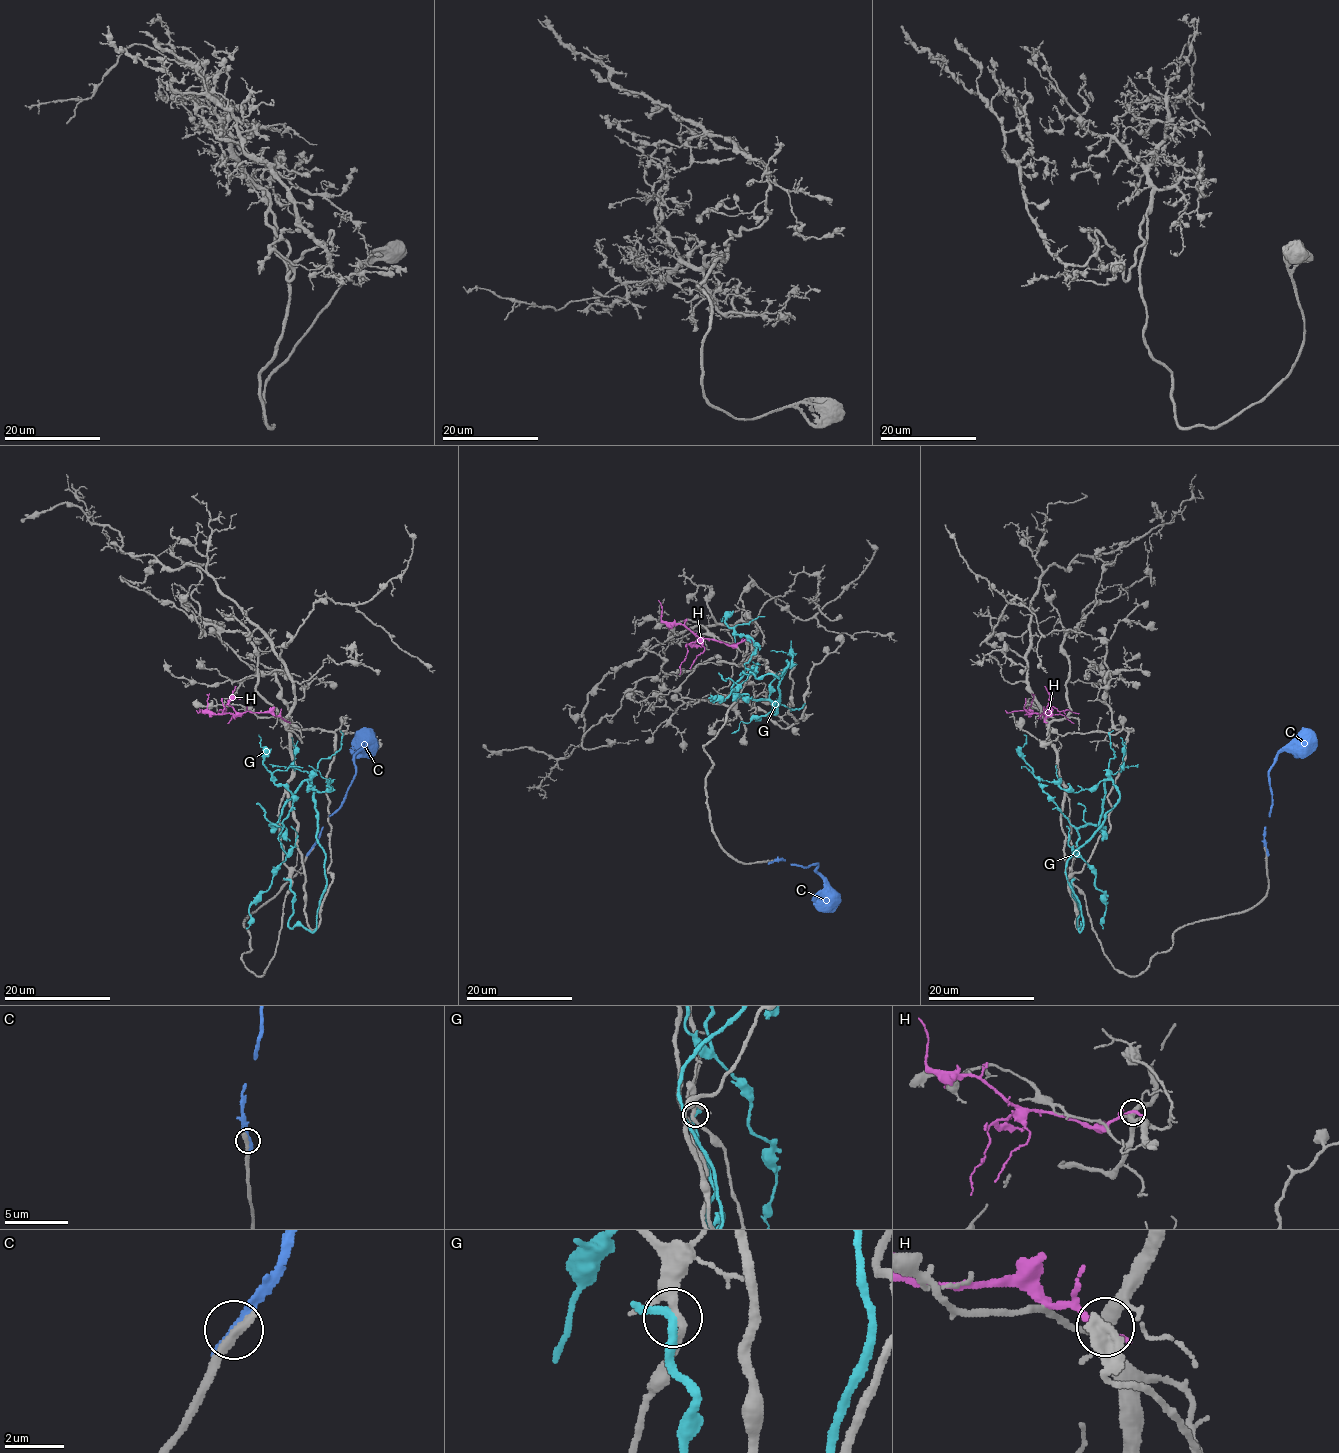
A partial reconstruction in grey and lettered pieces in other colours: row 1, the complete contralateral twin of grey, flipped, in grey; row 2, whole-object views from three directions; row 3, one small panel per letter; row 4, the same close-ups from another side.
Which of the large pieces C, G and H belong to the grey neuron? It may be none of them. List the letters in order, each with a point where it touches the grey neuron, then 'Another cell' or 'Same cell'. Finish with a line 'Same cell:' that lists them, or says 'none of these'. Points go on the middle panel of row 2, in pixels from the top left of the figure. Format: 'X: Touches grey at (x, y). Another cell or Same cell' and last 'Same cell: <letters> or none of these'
C: Touches grey at (772, 861). Another cell
G: Touches grey at (752, 667). Another cell
H: Touches grey at (747, 639). Another cell
Same cell: none of these

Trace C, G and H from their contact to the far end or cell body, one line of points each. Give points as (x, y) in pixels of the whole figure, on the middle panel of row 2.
C: (772, 861), (783, 859), (803, 867), (817, 864), (816, 872), (823, 879), (825, 901), (832, 912)
G: (752, 667), (756, 678), (779, 678), (787, 660), (775, 714), (772, 703), (732, 690), (755, 643), (720, 619)
H: (747, 639), (733, 646), (697, 638), (682, 624), (666, 623), (658, 600)

